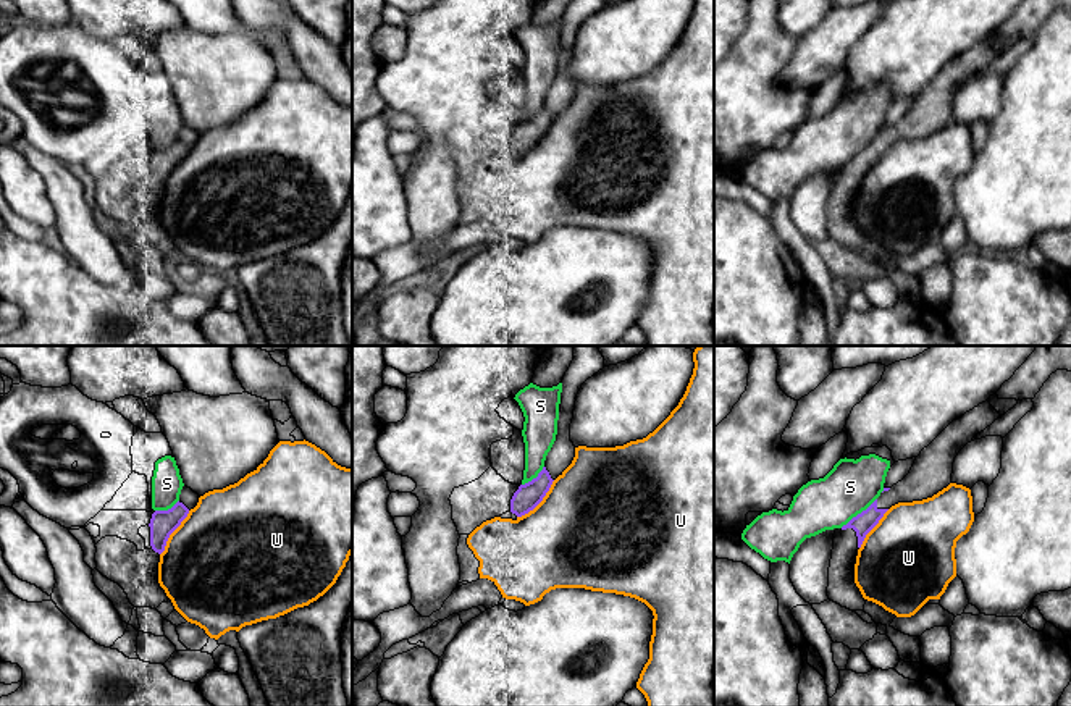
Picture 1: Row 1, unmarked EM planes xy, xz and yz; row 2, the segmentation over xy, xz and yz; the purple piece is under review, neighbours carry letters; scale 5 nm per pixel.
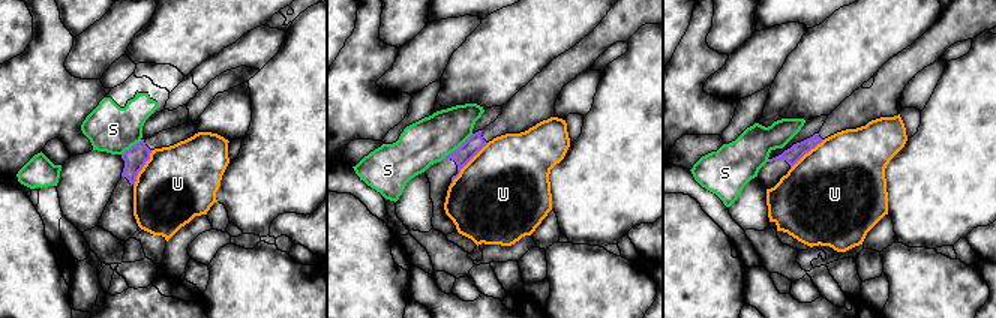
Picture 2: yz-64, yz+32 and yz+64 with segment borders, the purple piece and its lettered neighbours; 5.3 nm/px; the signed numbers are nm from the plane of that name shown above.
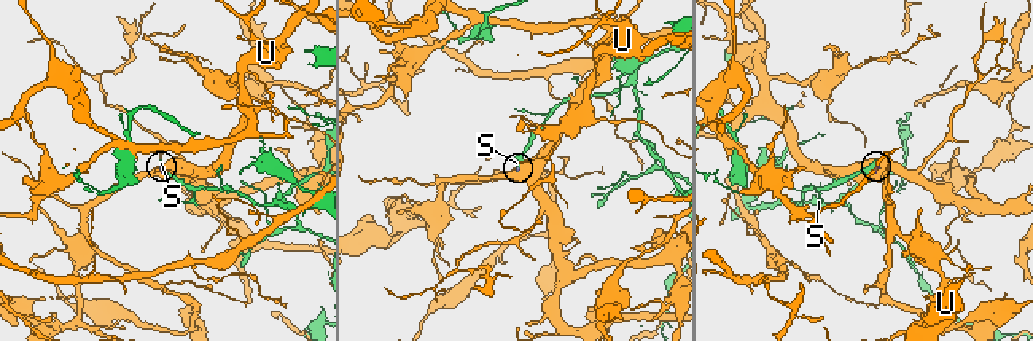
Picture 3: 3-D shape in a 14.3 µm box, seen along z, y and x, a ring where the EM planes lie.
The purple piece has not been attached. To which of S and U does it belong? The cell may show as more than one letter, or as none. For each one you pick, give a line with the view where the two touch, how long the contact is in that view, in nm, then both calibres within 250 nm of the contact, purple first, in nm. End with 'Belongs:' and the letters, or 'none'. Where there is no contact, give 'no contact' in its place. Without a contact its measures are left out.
Belongs: none

